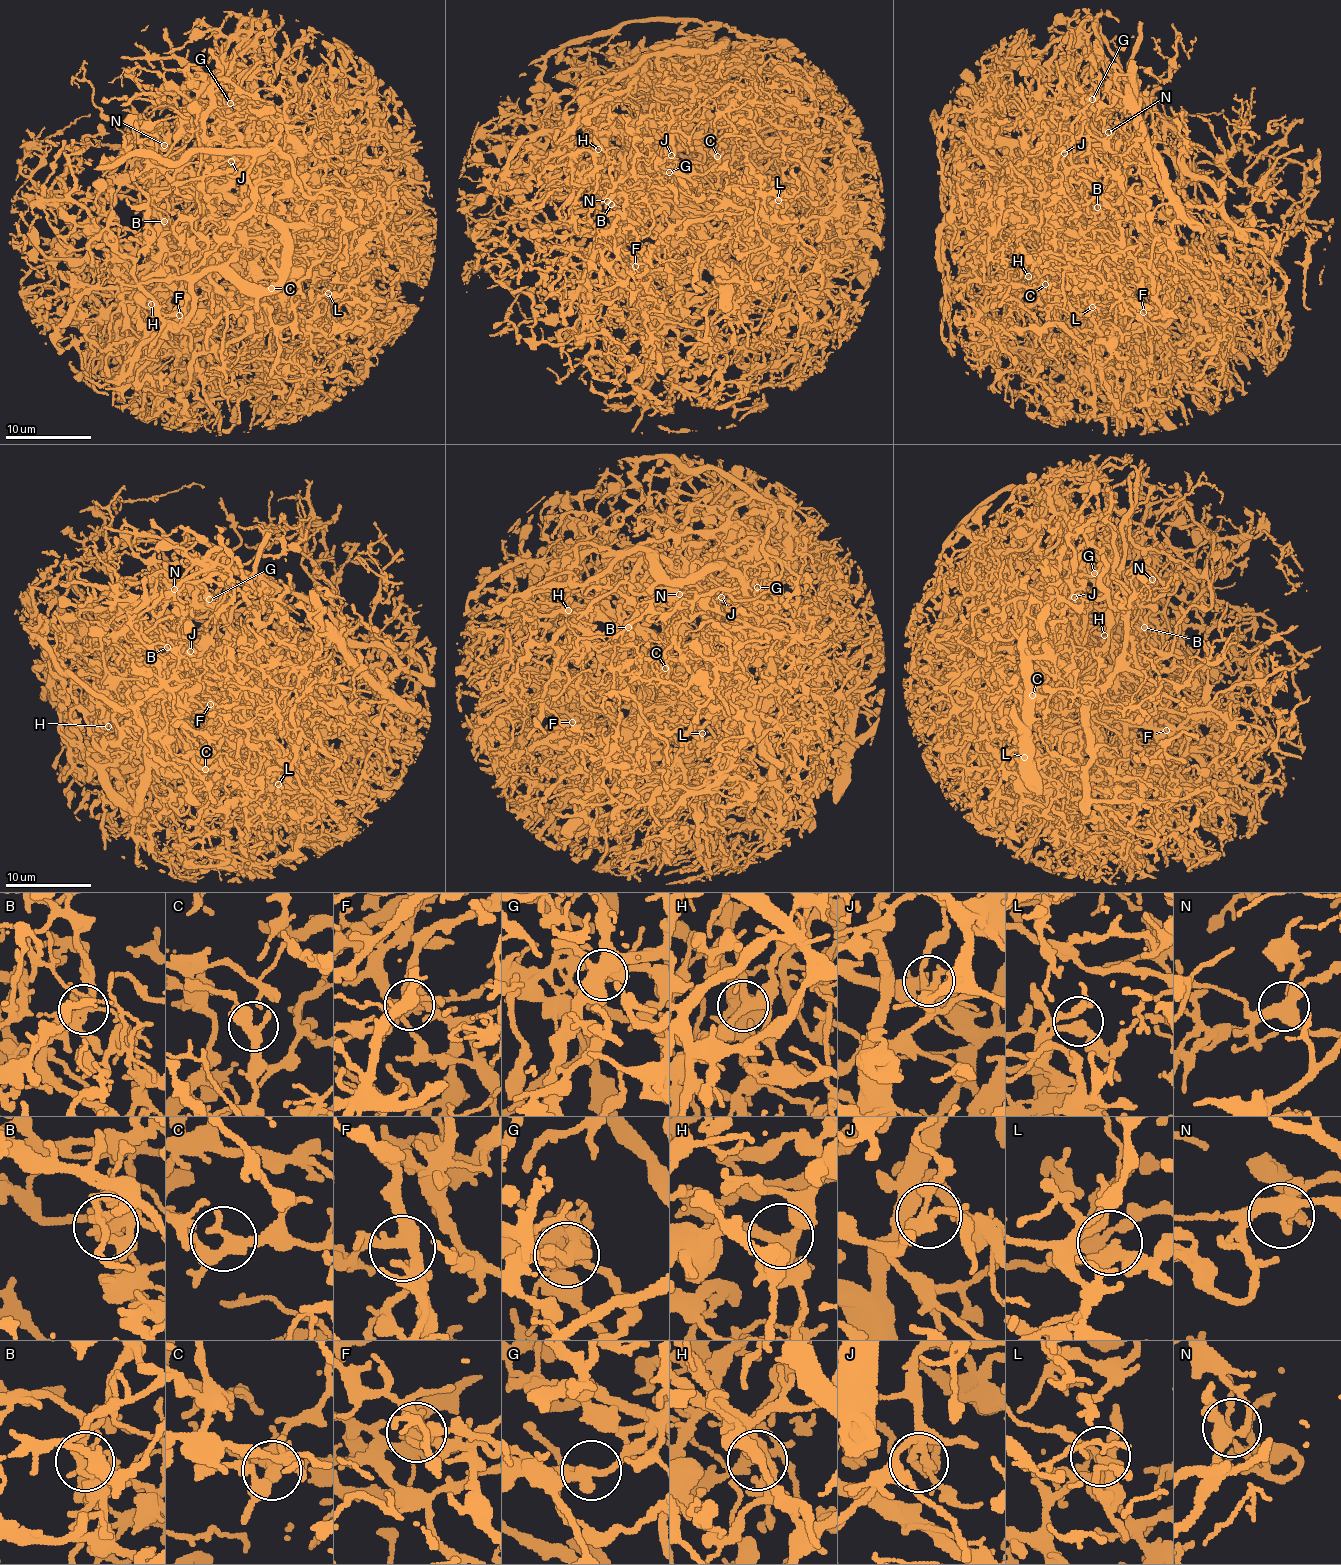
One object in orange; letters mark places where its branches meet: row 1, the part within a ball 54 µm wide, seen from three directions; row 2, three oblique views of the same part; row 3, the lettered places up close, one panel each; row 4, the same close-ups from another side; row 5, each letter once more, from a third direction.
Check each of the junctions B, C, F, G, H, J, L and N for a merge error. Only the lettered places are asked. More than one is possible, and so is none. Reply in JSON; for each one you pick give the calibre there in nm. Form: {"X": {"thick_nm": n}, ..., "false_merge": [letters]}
{"B": {"thick_nm": 320}, "G": {"thick_nm": 340}, "false_merge": ["B", "G"]}

